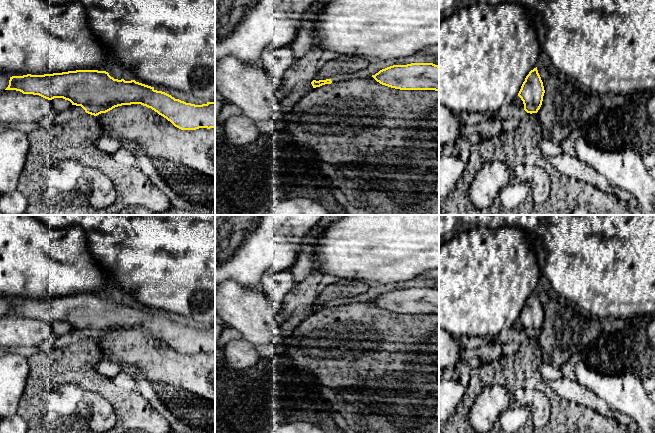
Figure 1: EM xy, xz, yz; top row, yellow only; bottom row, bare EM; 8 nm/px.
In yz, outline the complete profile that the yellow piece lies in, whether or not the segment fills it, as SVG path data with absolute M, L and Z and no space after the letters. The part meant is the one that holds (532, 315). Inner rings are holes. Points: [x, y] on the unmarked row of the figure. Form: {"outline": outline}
{"outline": "M537 291L529 296L523 306L518 320L524 328L527 337L537 337L543 325L545 314Z"}

